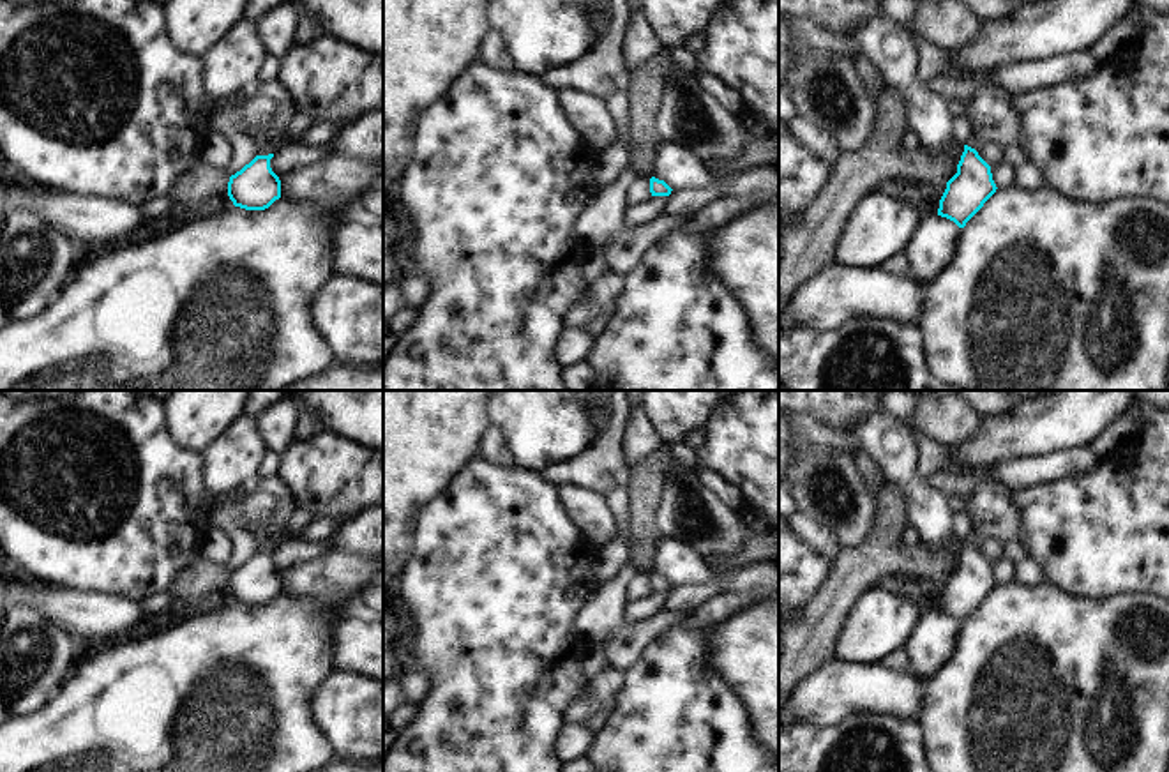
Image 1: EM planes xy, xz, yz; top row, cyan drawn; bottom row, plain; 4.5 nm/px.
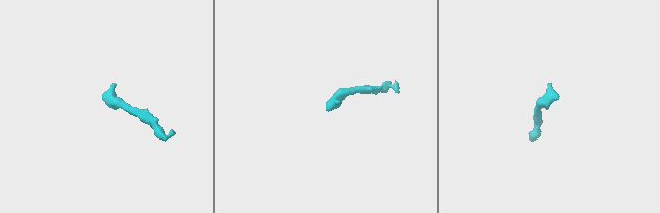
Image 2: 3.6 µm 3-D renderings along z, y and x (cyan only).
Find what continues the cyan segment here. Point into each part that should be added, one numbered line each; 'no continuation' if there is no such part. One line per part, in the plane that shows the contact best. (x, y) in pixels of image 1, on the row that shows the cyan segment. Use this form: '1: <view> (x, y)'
no continuation

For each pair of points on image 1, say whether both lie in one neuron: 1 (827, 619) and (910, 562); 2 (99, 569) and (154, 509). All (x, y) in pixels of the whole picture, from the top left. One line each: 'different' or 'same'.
1: same
2: same

